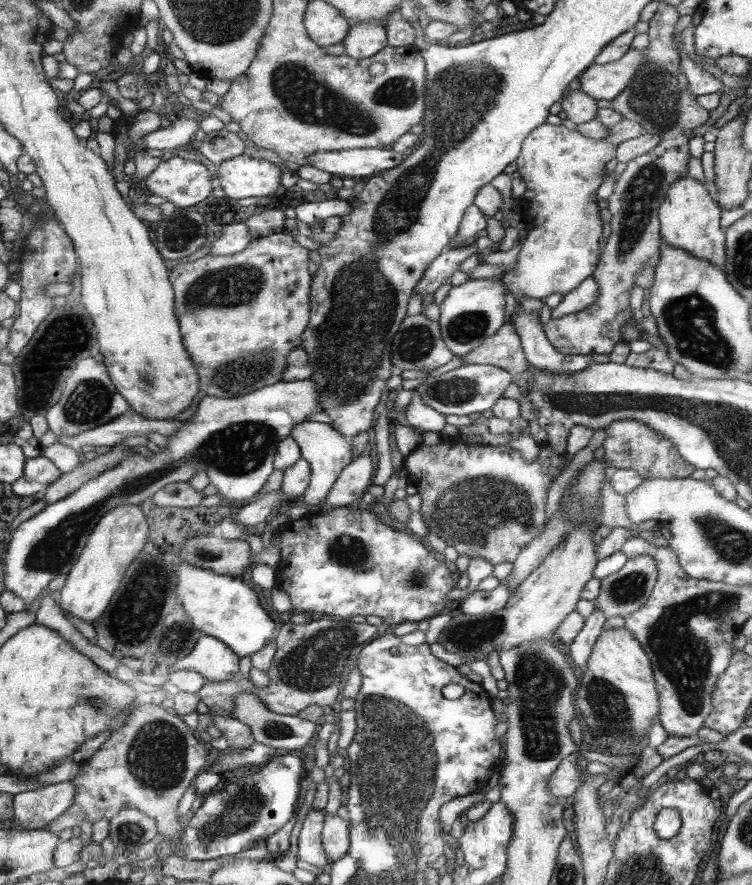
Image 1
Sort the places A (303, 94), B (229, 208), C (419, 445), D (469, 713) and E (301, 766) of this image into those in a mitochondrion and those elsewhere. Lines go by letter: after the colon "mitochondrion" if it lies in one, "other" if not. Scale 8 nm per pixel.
A: mitochondrion
B: other
C: other
D: other
E: other

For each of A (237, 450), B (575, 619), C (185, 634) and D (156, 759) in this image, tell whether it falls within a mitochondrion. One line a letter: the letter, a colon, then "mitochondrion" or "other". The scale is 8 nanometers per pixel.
A: mitochondrion
B: other
C: other
D: mitochondrion

